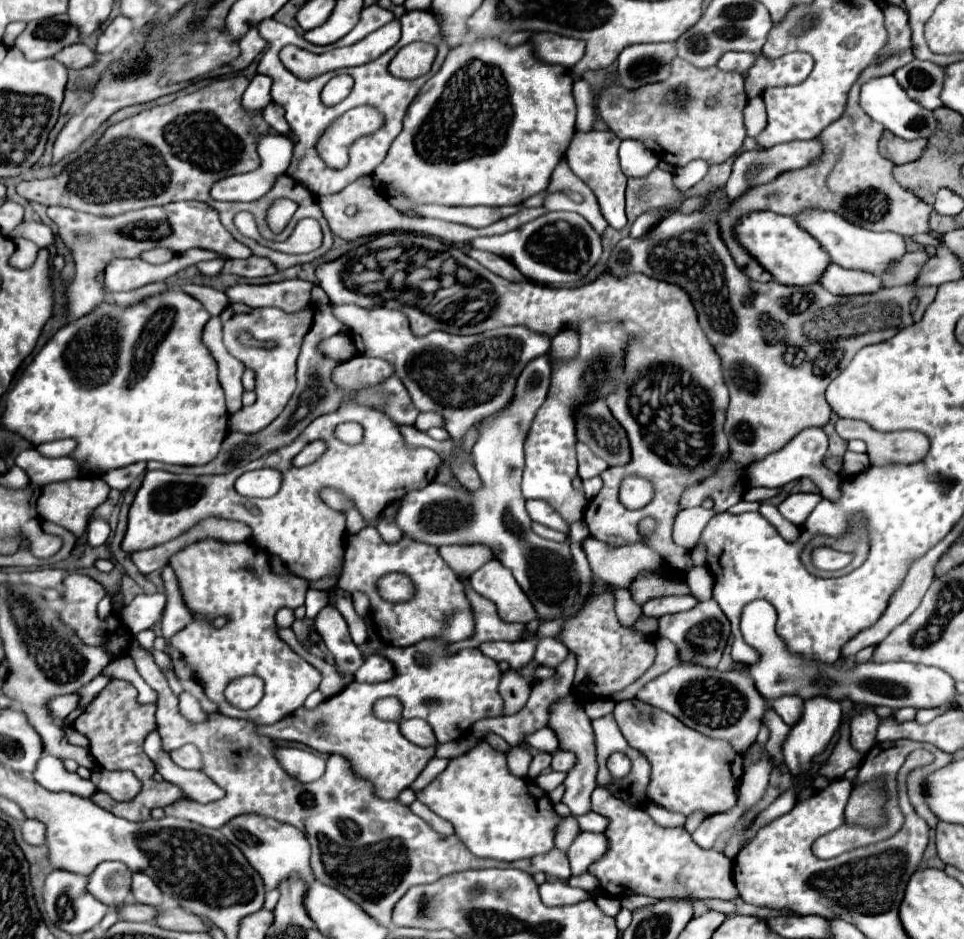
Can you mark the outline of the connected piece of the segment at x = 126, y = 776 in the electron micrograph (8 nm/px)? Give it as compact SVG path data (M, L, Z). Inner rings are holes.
M104 768L92 772L92 782L98 790L110 794L118 802L136 798L142 788L142 782L132 772L108 772Z

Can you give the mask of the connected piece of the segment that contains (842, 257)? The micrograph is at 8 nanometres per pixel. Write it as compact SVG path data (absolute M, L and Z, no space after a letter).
M808 210L794 218L824 246L824 250L830 254L834 264L844 266L848 270L864 270L864 272L880 276L884 272L890 272L892 266L896 266L896 262L906 254L906 244L900 234L864 230L860 226L844 222L844 218L840 218L838 214L832 214L832 212Z

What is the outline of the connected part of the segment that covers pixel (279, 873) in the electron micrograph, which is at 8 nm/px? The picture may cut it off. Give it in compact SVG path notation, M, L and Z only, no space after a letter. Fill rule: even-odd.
M240 814L238 818L232 818L230 822L226 822L220 828L220 832L244 852L252 868L260 872L260 876L264 878L266 888L276 888L284 878L288 878L288 874L294 874L294 872L300 874L306 882L312 880L312 872L308 866L310 846L306 836L298 828L278 822L274 818L264 818L260 814Z

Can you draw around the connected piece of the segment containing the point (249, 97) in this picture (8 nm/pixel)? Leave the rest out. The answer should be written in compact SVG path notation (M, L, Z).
M256 74L250 82L250 86L244 92L242 104L246 110L262 110L266 108L272 98L270 98L270 86L272 86L272 78L264 76L264 74Z

